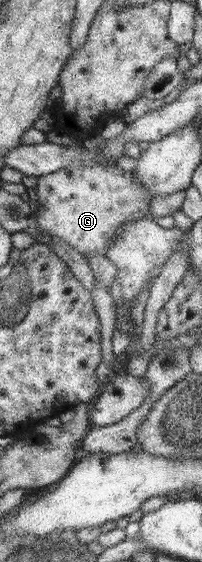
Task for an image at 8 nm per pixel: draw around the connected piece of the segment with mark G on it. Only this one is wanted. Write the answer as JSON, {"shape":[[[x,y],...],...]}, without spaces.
{"shape":[[[105,164],[62,168],[38,177],[34,189],[40,205],[38,216],[34,215],[34,218],[43,232],[41,240],[46,235],[57,236],[86,258],[88,255],[105,255],[109,240],[121,224],[147,217],[152,198],[142,184],[134,182],[130,172]]]}

